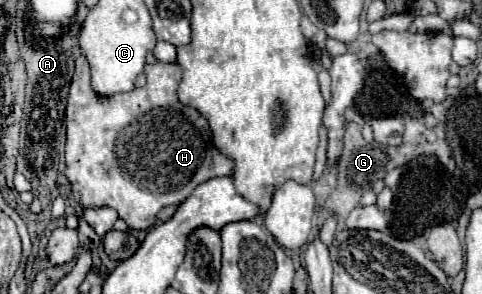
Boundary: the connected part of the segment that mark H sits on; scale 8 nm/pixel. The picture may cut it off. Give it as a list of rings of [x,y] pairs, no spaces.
[[[81,55],[75,61],[75,75],[71,81],[71,91],[69,91],[69,101],[67,101],[67,111],[65,111],[65,125],[67,125],[67,143],[65,143],[65,177],[71,183],[71,191],[73,191],[73,199],[83,207],[111,207],[119,213],[119,217],[129,225],[129,229],[149,229],[155,225],[157,213],[167,207],[167,205],[179,205],[183,203],[197,185],[213,179],[213,177],[225,177],[231,175],[233,171],[233,161],[227,159],[225,155],[221,155],[215,147],[213,147],[213,135],[209,129],[209,123],[205,121],[205,117],[201,113],[197,113],[191,107],[185,107],[179,103],[177,99],[177,87],[181,83],[181,69],[177,63],[153,63],[145,67],[145,75],[147,75],[147,85],[143,89],[133,89],[129,93],[115,93],[107,99],[99,99],[95,97],[91,85],[89,85],[89,63],[87,59]]]

